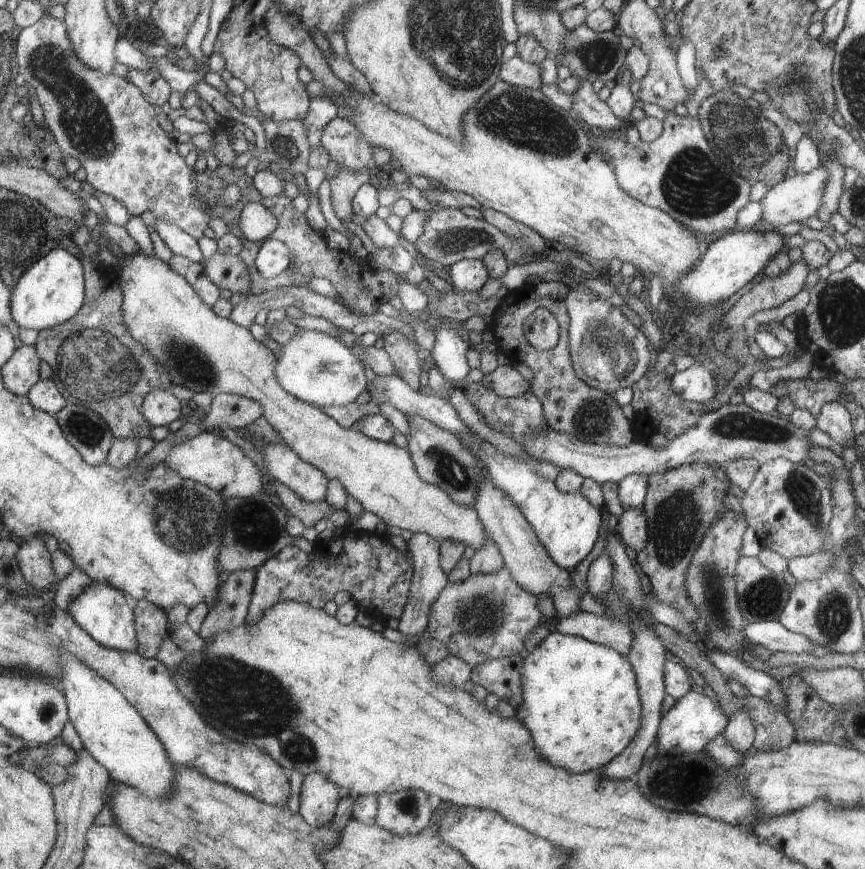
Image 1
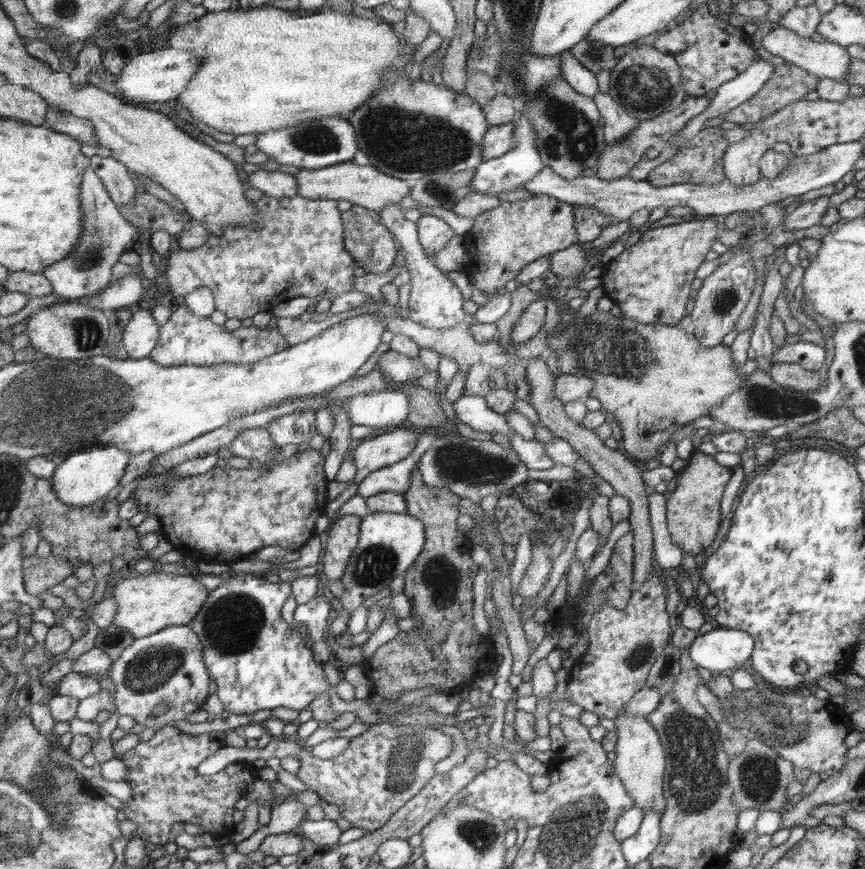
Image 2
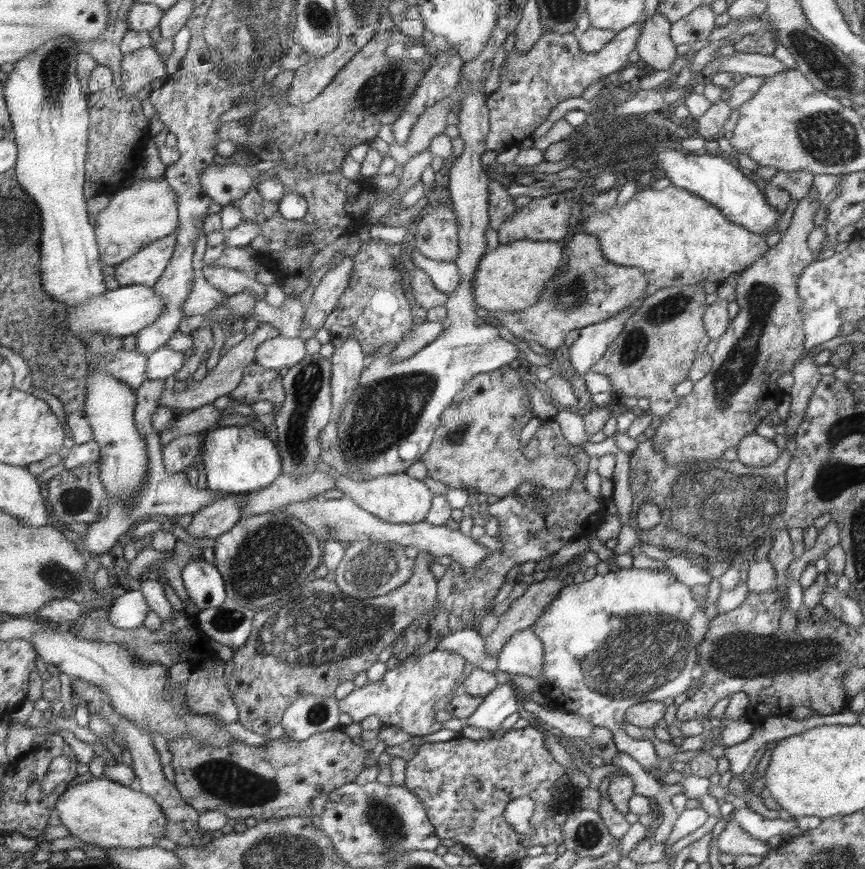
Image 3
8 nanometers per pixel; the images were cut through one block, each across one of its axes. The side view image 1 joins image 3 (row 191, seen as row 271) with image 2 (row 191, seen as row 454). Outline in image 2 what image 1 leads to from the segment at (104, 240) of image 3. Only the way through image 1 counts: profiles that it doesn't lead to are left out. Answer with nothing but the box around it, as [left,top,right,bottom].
[296,160,412,211]

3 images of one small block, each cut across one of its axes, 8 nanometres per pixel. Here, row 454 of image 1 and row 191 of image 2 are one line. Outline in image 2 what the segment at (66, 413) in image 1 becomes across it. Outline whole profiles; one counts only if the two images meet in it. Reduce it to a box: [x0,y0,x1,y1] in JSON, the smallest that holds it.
[44,166,136,301]

